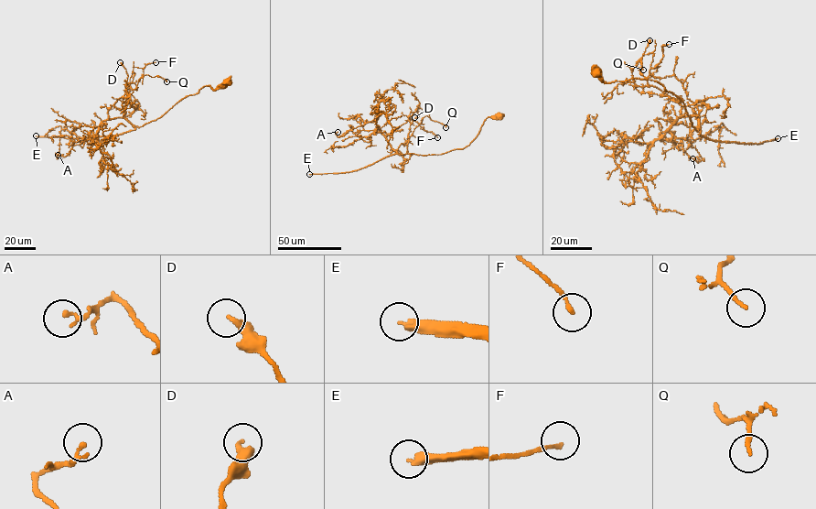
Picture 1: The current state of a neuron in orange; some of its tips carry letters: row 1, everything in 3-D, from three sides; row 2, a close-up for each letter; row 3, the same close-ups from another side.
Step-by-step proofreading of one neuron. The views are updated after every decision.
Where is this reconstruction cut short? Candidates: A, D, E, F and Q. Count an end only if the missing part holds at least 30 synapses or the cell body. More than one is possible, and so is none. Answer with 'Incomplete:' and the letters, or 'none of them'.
Incomplete: E

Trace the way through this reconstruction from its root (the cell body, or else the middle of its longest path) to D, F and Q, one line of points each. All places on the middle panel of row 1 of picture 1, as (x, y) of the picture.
D: (500, 116), (488, 117), (463, 148), (398, 154), (386, 135), (416, 110), (414, 117)
F: (500, 116), (486, 119), (468, 146), (441, 154), (398, 154), (386, 136), (412, 119), (437, 137)
Q: (500, 116), (488, 117), (476, 137), (463, 148), (424, 155), (395, 150), (406, 142), (426, 115), (445, 127)

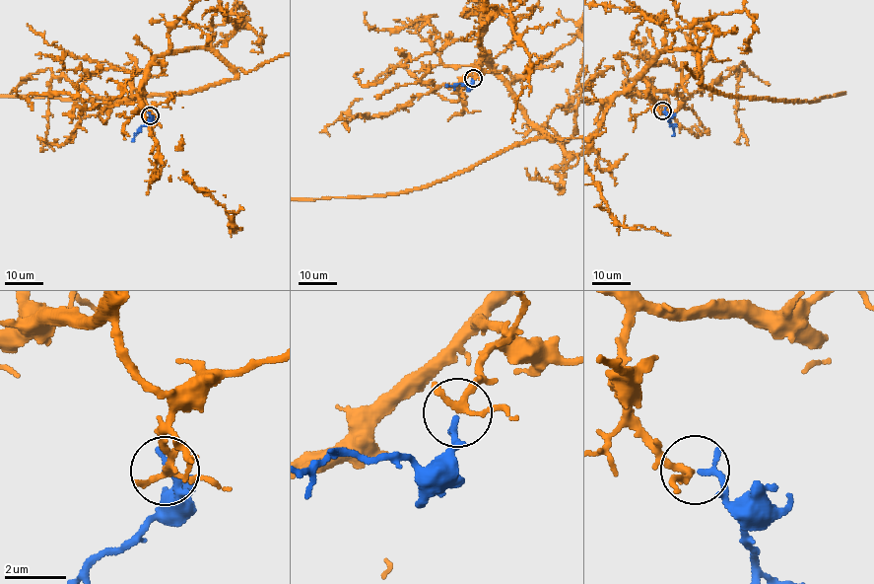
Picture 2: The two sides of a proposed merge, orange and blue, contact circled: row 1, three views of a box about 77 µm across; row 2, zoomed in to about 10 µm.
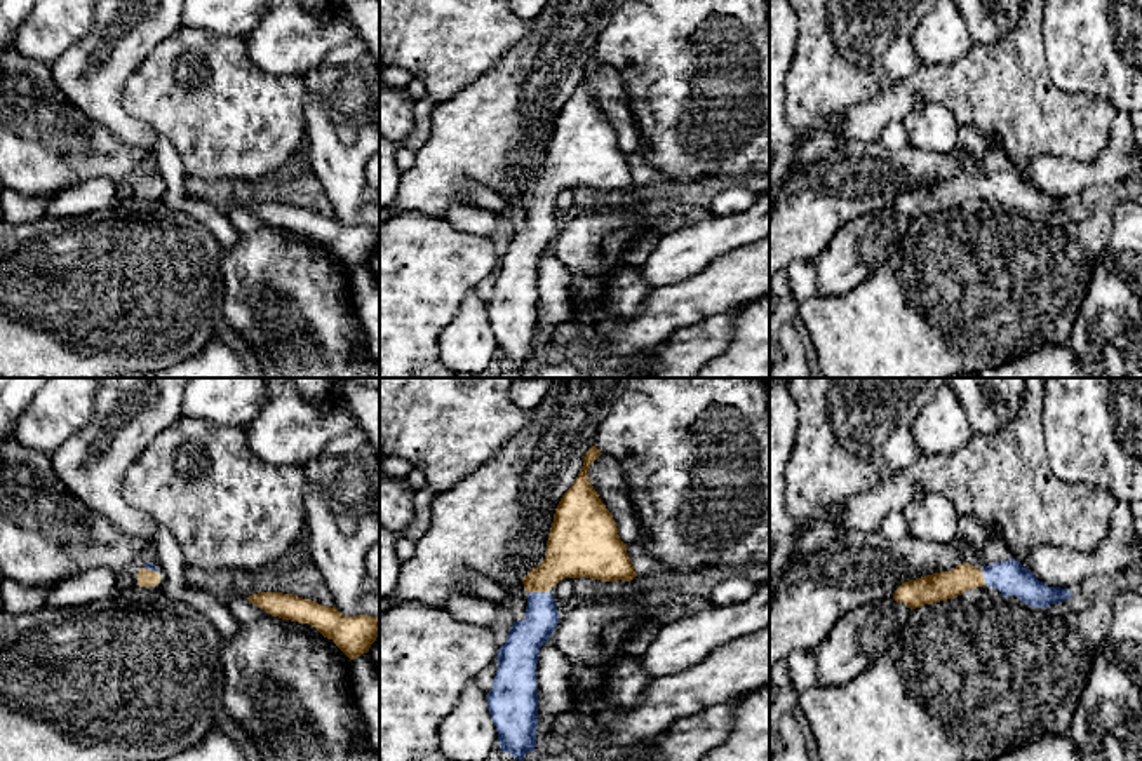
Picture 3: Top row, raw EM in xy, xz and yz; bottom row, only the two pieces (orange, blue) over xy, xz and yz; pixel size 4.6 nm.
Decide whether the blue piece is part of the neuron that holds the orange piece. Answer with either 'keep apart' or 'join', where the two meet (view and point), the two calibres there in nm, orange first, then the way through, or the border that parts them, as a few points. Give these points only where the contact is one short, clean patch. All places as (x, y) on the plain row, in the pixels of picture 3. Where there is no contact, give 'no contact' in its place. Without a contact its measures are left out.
join | xz (538, 201) | 260/160 nm | across xz (573, 159), (538, 201), (538, 234), (526, 246)

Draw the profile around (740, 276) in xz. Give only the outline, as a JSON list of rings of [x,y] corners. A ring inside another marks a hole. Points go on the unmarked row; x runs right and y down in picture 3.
[[[769,235],[747,246],[740,246],[712,259],[700,273],[670,284],[655,287],[641,301],[637,312],[628,317],[613,317],[615,327],[601,333],[588,327],[585,338],[571,354],[592,355],[595,359],[611,355],[635,355],[644,347],[665,341],[674,331],[702,322],[709,317],[742,308],[750,301],[769,294]]]

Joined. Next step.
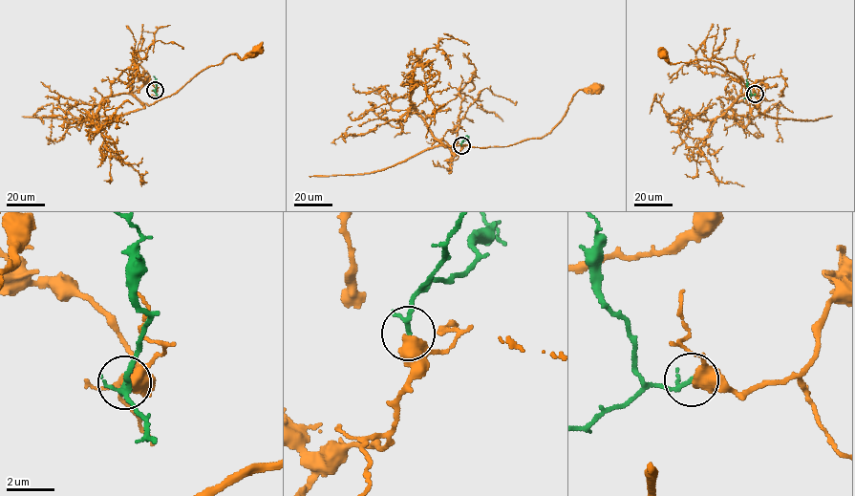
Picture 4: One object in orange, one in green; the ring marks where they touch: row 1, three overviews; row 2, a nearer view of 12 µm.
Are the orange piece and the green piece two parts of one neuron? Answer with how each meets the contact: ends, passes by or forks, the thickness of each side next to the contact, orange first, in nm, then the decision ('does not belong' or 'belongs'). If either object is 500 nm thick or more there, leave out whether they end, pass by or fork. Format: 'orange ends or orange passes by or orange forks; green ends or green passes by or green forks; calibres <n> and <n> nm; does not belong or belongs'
calibres 600 and 130 nm; does not belong

